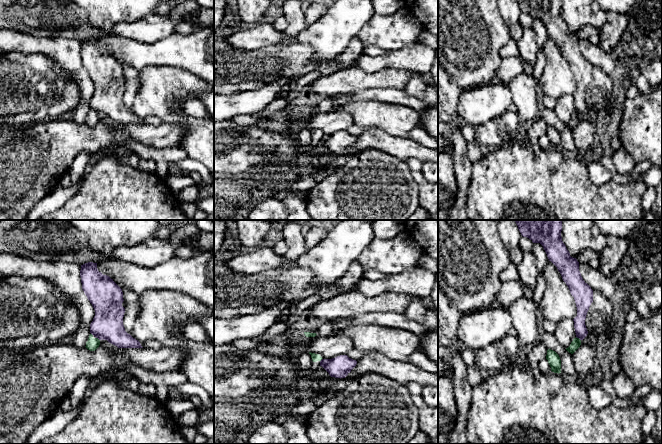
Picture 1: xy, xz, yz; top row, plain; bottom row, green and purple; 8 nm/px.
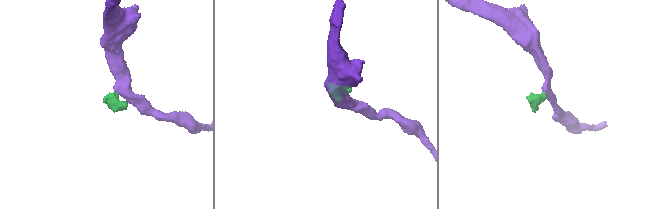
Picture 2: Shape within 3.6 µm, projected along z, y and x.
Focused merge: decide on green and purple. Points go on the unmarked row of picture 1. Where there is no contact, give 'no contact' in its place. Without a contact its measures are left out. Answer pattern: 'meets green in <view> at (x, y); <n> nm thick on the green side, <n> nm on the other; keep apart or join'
meets green in yz at (578, 114); 80 nm thick on the green side, 100 nm on the other; keep apart

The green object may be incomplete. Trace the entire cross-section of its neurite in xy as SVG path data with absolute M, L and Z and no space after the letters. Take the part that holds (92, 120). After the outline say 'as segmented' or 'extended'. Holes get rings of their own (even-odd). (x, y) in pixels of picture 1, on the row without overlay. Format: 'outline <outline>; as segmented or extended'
outline M92 110L89 111L88 117L86 118L86 124L90 127L95 127L100 121L100 116L94 114Z; as segmented

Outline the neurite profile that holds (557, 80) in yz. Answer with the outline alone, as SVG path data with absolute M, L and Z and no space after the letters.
M551 37L547 38L543 51L546 65L541 78L542 94L556 100L563 95L574 95L577 92L574 73Z

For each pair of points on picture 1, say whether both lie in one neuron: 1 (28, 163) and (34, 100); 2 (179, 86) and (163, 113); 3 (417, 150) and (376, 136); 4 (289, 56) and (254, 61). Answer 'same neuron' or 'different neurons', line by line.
1: different neurons
2: same neuron
3: same neuron
4: same neuron

